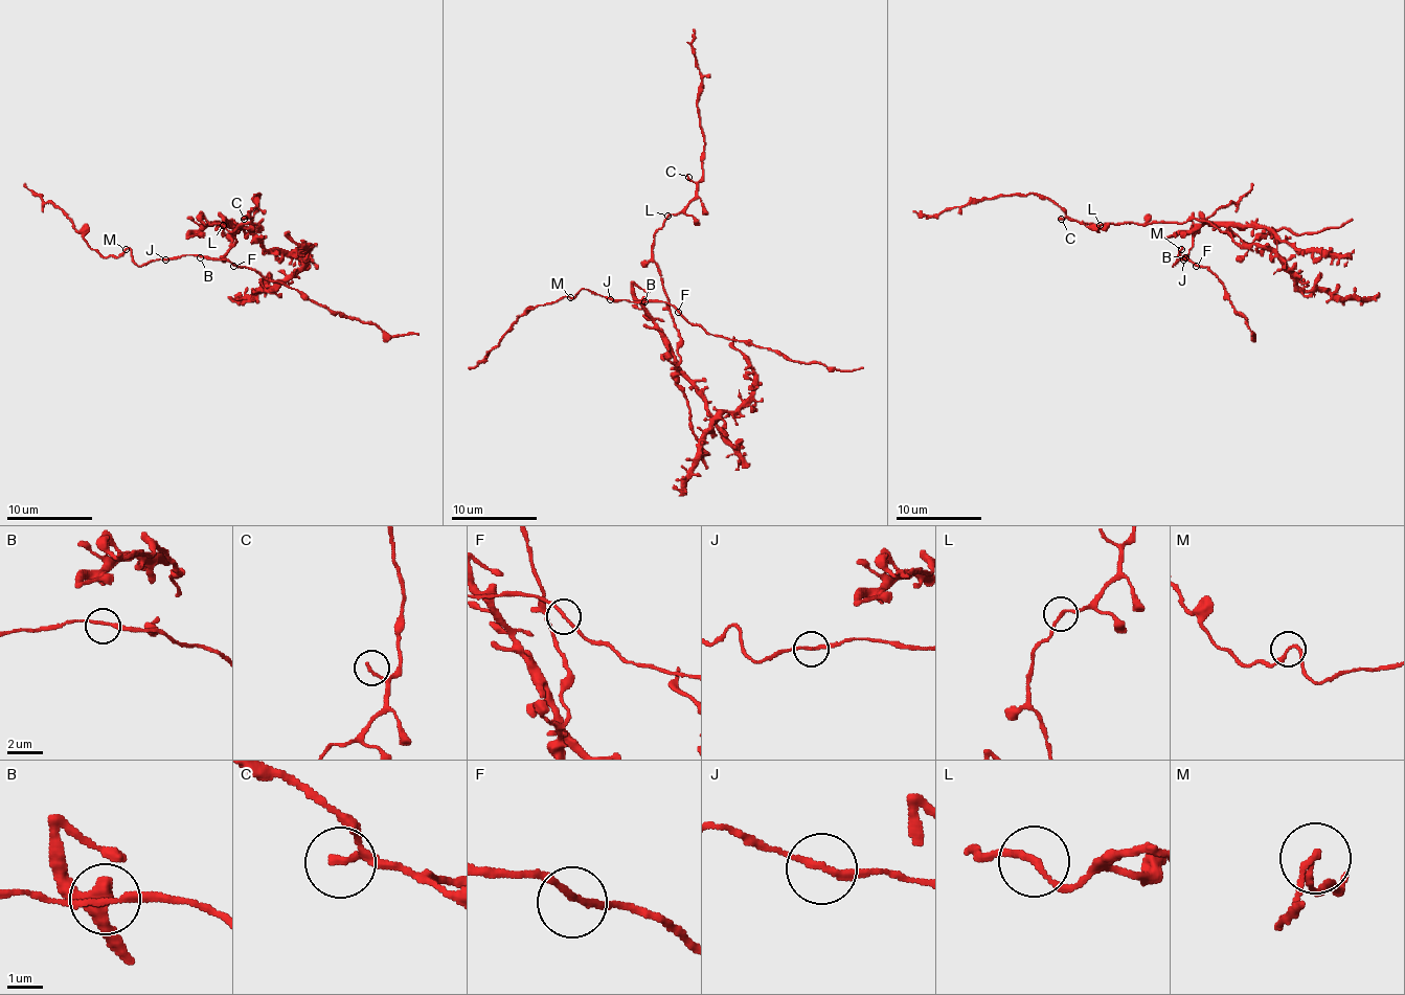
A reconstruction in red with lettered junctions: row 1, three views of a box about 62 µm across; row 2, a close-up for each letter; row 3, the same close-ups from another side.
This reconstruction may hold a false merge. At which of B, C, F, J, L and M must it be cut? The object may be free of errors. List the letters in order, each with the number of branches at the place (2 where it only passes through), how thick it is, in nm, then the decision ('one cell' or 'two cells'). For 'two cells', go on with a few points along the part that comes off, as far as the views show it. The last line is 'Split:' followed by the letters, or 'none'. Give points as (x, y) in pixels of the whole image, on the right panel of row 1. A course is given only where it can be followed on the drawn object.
B: branches 2; calibre 170 nm; one cell
C: branches 1; calibre 200 nm; one cell
F: branches 2; calibre 180 nm; one cell
J: branches 2; calibre 170 nm; one cell
L: branches 2; calibre 170 nm; one cell
M: branches 2; calibre 170 nm; one cell
Split: none

